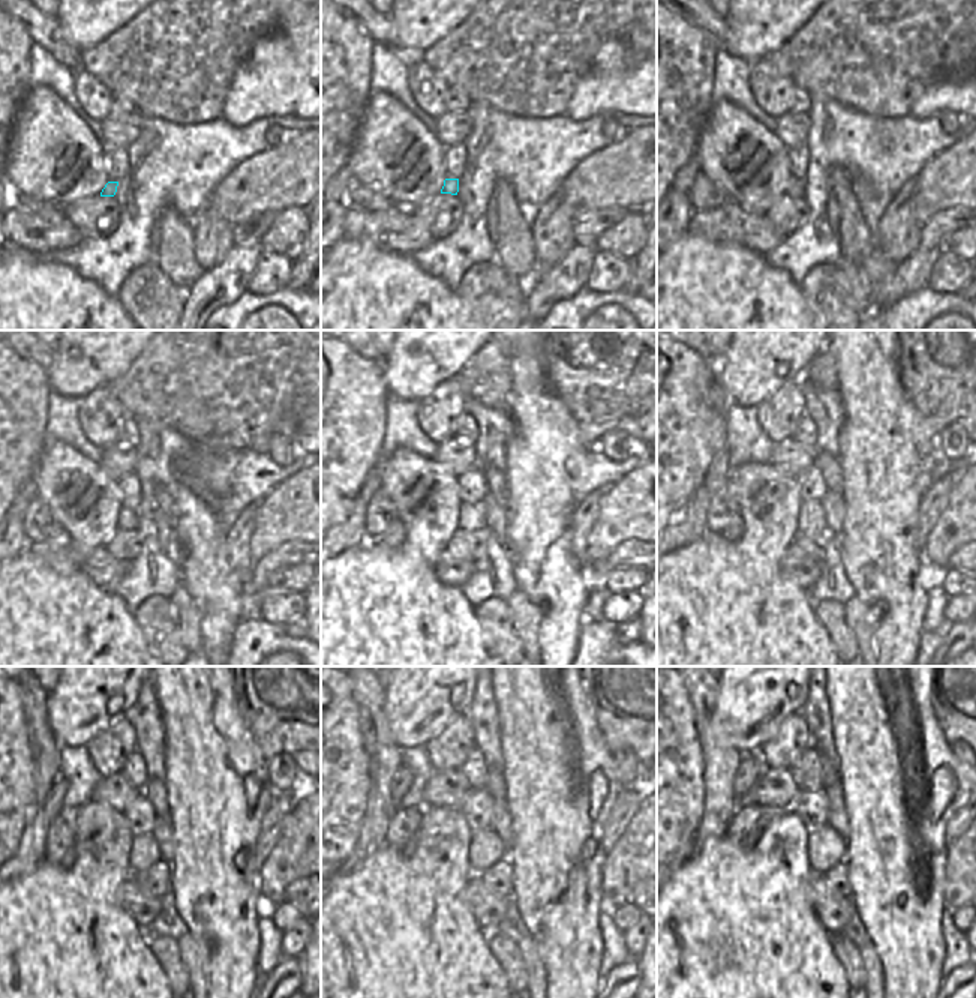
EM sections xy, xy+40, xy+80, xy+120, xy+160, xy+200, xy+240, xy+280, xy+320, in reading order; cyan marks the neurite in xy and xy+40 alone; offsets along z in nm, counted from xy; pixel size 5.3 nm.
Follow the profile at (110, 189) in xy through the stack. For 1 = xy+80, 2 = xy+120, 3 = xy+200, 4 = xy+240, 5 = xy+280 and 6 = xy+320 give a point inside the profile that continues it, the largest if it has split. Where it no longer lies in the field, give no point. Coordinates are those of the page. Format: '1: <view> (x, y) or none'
1: xy+80 (795, 188)
2: xy+120 (126, 520)
3: xy+200 (811, 517)
4: xy+240 (144, 851)
5: xy+280 (486, 848)
6: xy+320 (825, 848)

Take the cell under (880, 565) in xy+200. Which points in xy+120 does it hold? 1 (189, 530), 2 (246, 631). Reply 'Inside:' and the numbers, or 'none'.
Inside: 1

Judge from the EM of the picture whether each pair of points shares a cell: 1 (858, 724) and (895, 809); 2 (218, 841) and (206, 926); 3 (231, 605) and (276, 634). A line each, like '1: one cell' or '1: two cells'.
1: one cell
2: one cell
3: two cells

